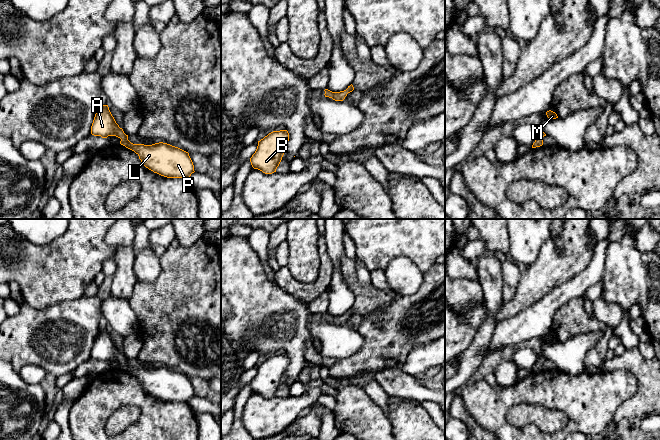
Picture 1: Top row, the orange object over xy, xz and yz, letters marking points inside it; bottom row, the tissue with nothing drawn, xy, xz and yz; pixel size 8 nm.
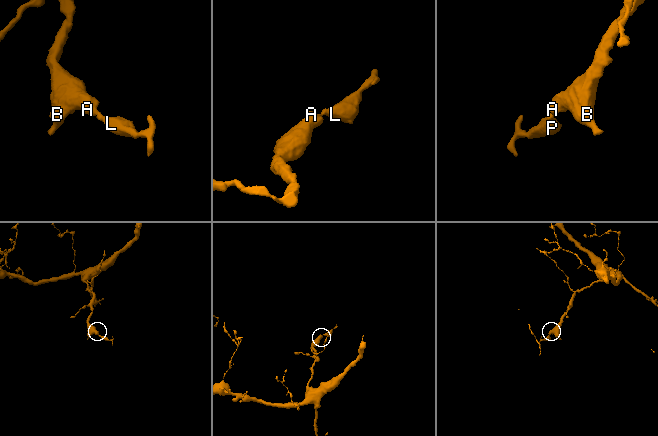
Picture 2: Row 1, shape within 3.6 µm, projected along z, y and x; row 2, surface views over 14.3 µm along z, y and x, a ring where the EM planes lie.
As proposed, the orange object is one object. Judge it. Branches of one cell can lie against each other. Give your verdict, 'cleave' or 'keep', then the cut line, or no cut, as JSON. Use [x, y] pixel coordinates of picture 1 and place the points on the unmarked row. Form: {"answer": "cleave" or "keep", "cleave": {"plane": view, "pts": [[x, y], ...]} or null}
{"answer": "keep", "cleave": null}

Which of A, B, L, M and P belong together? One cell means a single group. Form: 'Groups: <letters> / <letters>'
Groups: A B L M P

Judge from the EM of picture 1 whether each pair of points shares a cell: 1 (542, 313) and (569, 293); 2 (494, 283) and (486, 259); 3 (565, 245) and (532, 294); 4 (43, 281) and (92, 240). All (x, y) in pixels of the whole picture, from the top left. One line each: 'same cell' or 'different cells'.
1: same cell
2: same cell
3: same cell
4: same cell

